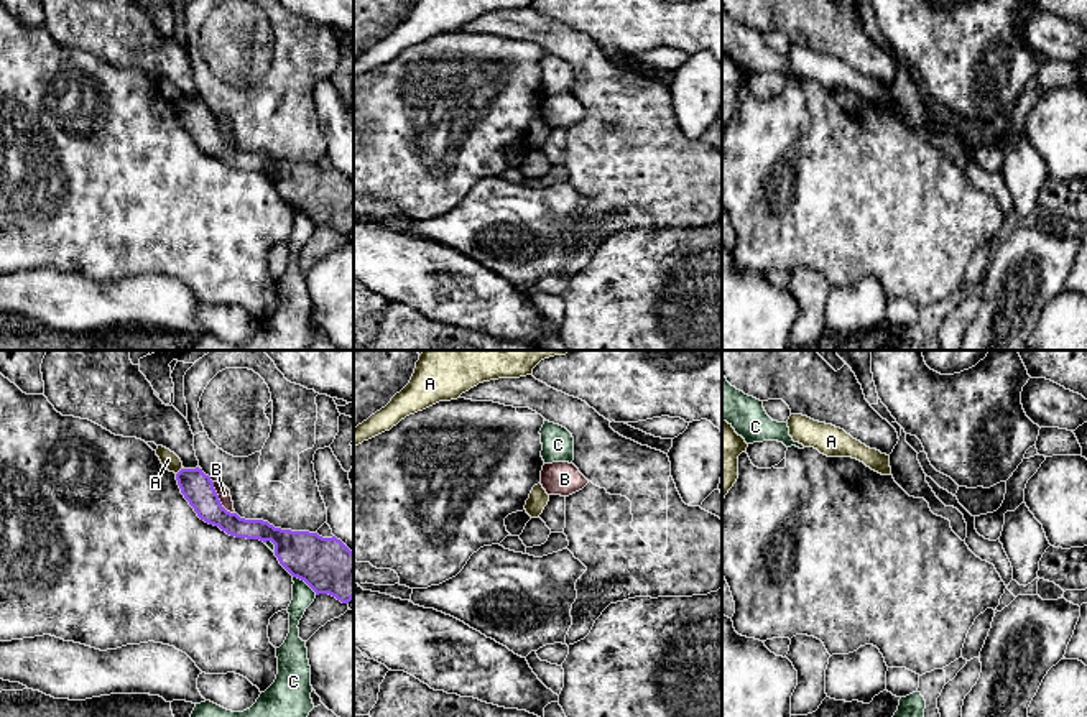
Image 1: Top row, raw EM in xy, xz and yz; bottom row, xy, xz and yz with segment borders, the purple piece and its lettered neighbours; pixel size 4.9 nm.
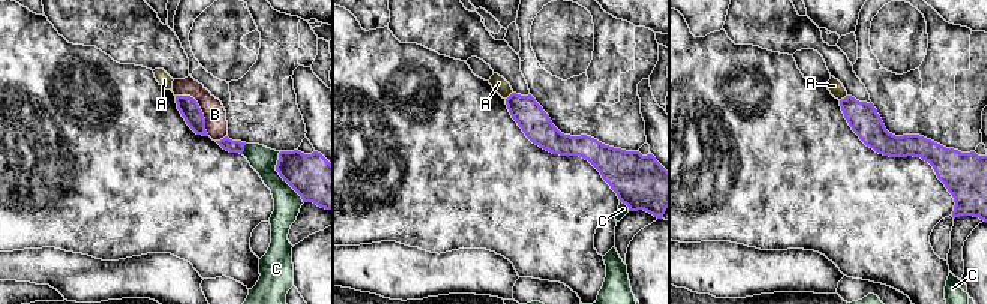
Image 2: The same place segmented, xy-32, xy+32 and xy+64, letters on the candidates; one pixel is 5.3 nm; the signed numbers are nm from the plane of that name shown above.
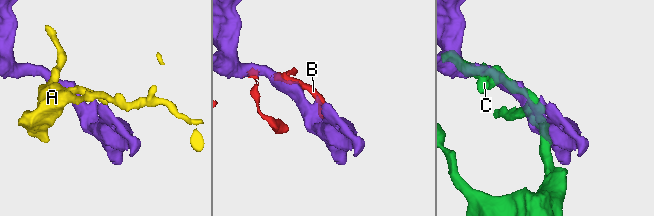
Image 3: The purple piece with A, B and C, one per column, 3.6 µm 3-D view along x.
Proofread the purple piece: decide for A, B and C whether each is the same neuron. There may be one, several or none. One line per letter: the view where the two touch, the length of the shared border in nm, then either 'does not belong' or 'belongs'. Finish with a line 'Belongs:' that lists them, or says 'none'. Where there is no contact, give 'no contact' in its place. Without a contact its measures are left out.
A: xy | 50 nm | does not belong
B: xy | 190 nm | does not belong
C: xy | 150 nm | does not belong
Belongs: none

